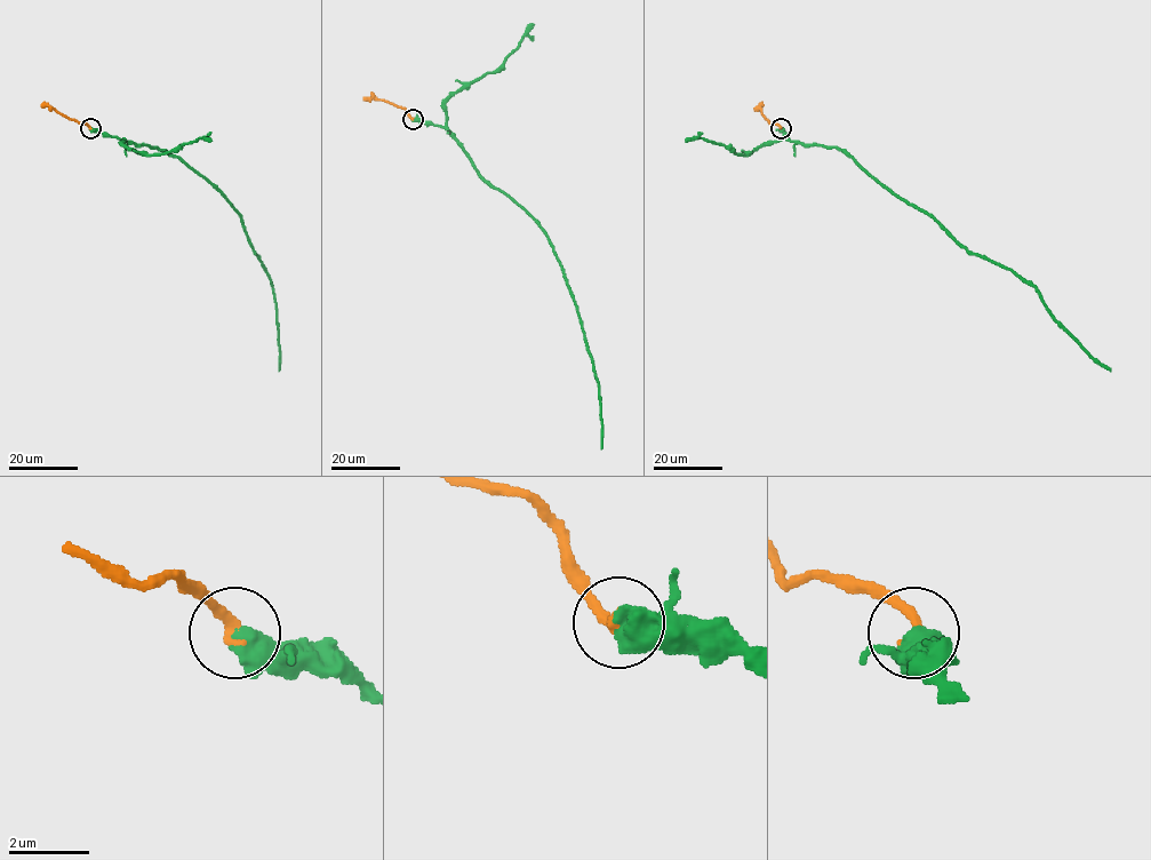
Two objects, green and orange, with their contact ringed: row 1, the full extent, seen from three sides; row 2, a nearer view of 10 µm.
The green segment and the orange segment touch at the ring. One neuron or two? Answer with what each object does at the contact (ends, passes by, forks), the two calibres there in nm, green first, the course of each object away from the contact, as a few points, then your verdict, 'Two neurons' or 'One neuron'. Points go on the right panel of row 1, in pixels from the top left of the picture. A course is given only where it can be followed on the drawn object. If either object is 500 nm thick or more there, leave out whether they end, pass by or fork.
Thickness 650 nm (green) against 320 nm. Course of green: (781, 128), (791, 141), (842, 150), (882, 185), (929, 214), (968, 251), (1024, 278), (1050, 315), (1110, 371). Course of orange: (781, 128), (766, 119), (759, 105). One neuron

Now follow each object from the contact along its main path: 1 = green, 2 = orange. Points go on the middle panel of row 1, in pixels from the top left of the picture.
1: (413, 119), (446, 129), (476, 172), (520, 206), (549, 239), (576, 307), (598, 380), (601, 448)
2: (413, 119), (396, 105), (364, 97)

